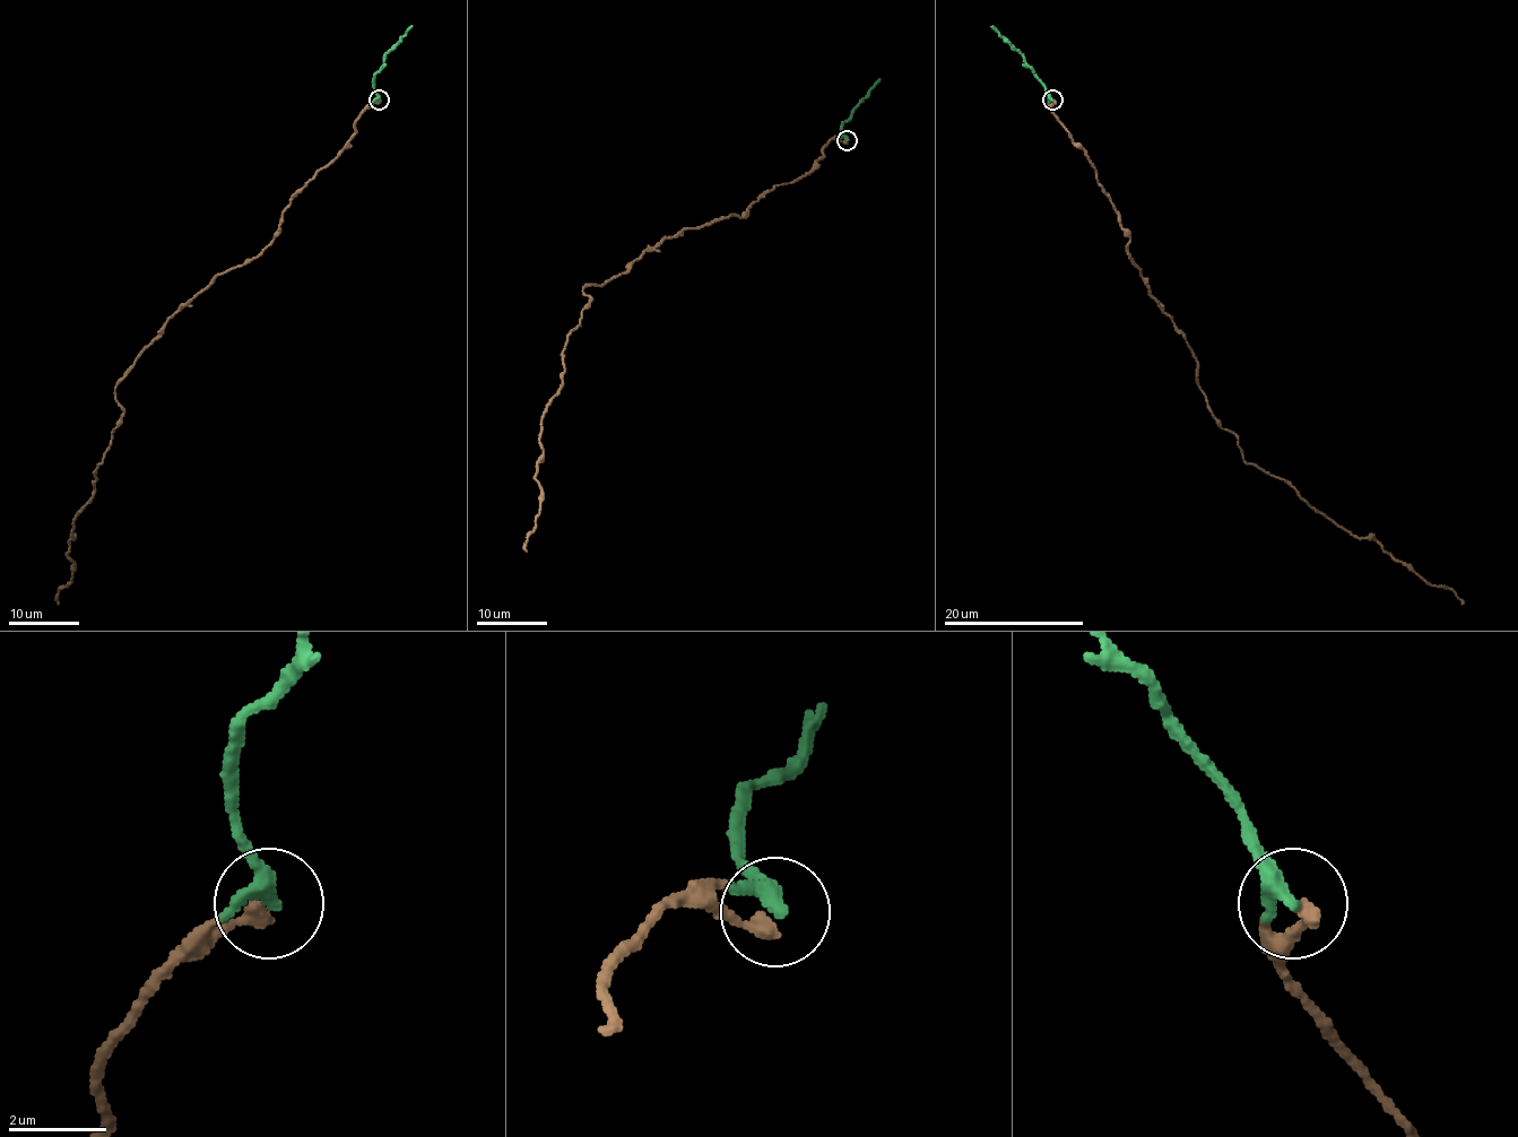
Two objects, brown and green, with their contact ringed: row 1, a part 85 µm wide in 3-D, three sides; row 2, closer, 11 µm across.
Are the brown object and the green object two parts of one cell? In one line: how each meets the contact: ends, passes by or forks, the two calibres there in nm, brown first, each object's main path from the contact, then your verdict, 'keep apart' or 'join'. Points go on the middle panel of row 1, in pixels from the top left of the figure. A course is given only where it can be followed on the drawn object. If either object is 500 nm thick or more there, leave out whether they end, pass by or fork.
brown ends; green passes by; calibres 320 and 280 nm; course brown (847, 140), (740, 217), (666, 236), (583, 287), (592, 300), (541, 421), (541, 506), (526, 549); course green (847, 140), (842, 123), (879, 79); join

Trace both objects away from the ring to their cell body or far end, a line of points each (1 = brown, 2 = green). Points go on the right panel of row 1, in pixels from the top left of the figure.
1: (1052, 100), (1242, 458), (1462, 605)
2: (1052, 100), (1024, 58), (991, 26)

